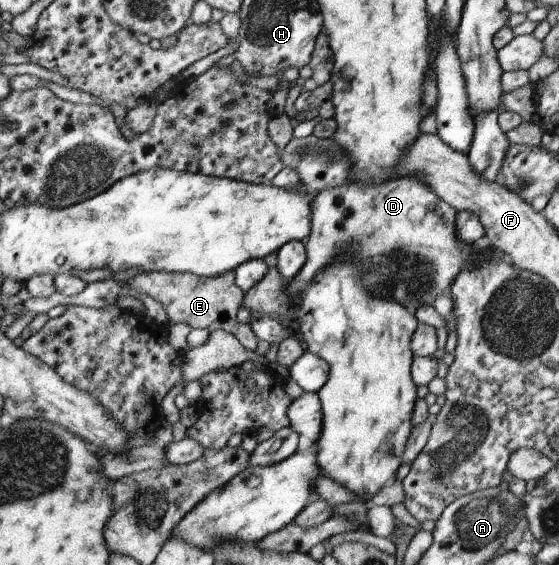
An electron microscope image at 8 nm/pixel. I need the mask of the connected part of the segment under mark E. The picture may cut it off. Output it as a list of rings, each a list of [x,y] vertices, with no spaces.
[[[151,271],[139,273],[125,282],[130,289],[145,294],[161,304],[167,315],[168,324],[185,322],[189,328],[203,328],[208,332],[221,329],[231,333],[245,350],[254,351],[257,341],[248,324],[237,322],[237,309],[241,307],[244,292],[237,288],[233,271],[214,277],[195,276],[191,273]]]

